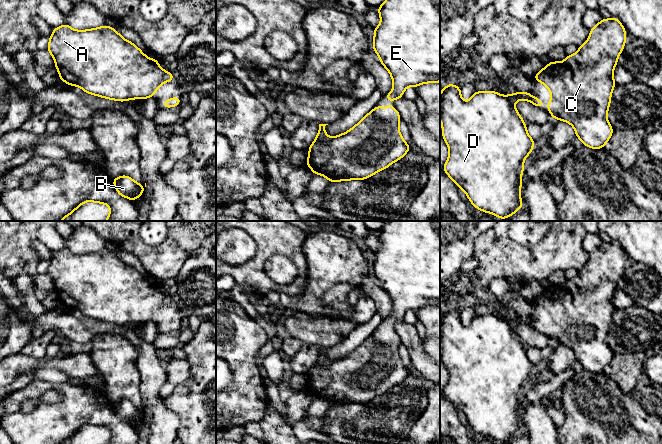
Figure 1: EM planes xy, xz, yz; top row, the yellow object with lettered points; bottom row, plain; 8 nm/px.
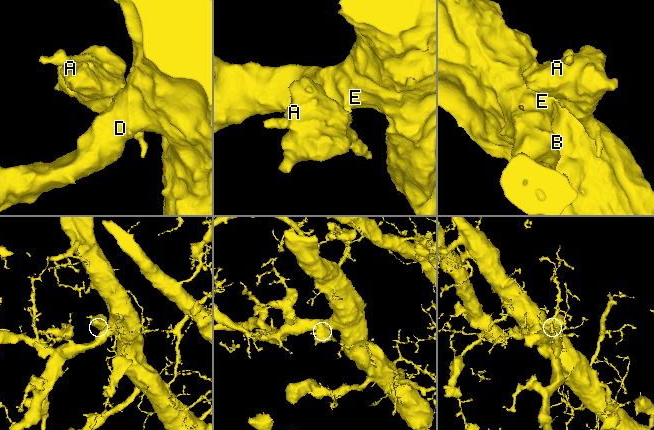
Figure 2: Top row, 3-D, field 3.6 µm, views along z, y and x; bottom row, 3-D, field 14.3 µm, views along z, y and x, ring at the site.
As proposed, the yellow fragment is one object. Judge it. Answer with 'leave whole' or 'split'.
leave whole

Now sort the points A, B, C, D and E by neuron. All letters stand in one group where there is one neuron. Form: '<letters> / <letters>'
A B C D E

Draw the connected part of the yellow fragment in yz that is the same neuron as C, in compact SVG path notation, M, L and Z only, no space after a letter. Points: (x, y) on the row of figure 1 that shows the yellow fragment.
M603 18L590 29L588 40L575 54L568 55L562 62L551 61L532 78L543 83L551 92L550 103L547 106L553 119L571 124L576 137L589 148L602 149L613 134L607 112L616 85L613 71L624 49L625 41L626 30L619 19Z

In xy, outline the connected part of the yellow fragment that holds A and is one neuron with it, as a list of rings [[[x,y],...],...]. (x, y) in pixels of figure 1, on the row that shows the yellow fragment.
[[[64,24],[54,28],[49,38],[47,50],[55,61],[60,80],[71,86],[79,86],[86,93],[122,102],[146,99],[153,97],[163,83],[174,80],[175,74],[162,69],[156,58],[148,58],[134,43],[125,40],[114,28],[107,25],[79,31]]]

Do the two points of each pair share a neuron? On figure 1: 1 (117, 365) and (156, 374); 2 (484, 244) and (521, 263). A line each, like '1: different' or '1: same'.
1: different
2: same

